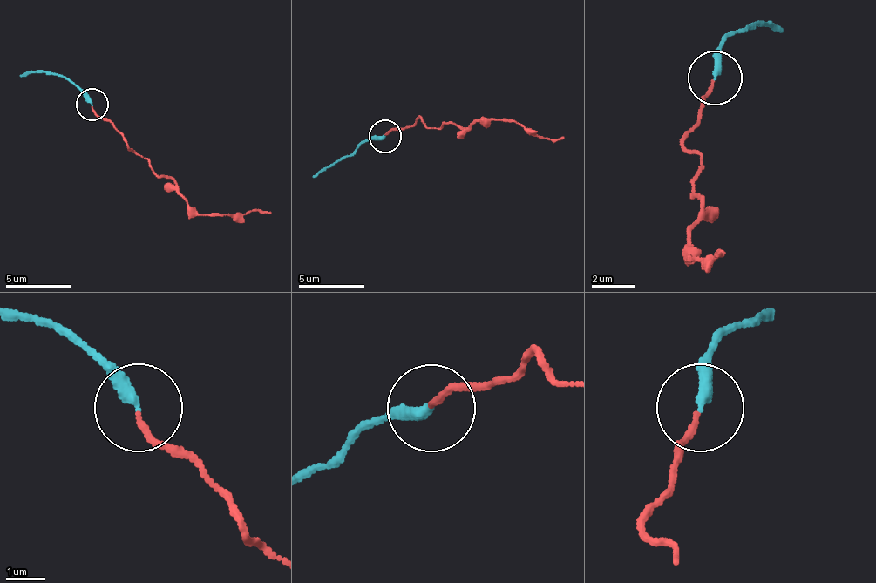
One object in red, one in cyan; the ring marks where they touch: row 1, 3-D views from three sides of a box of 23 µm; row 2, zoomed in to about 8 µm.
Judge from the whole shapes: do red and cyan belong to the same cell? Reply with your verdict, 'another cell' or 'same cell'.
another cell

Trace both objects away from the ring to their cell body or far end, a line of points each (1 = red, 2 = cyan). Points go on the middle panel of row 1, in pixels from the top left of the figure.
1: (385, 137), (418, 118), (431, 127), (451, 124), (461, 131), (474, 120), (517, 120), (553, 140), (563, 137)
2: (385, 137), (369, 137), (359, 146), (323, 166), (313, 176)

